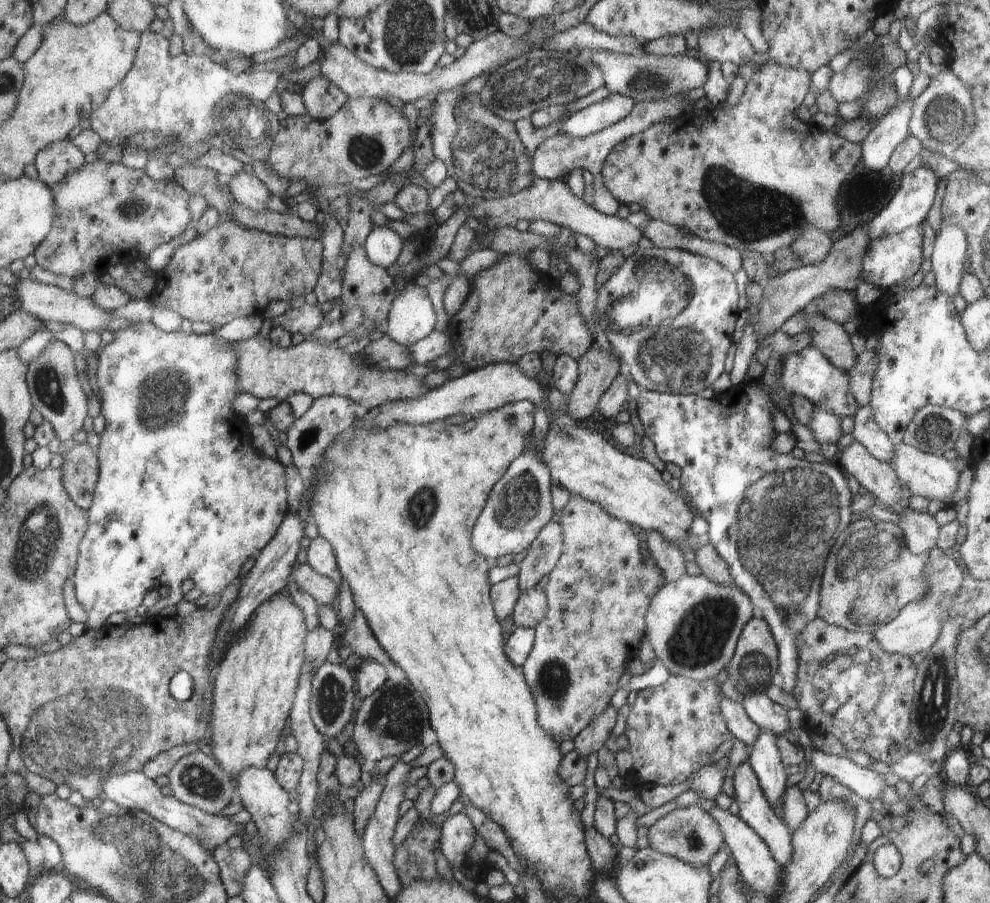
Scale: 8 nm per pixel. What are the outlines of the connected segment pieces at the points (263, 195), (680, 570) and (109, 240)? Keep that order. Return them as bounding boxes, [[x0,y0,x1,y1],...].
[[228,171,270,211],[645,531,687,586],[35,158,194,281]]

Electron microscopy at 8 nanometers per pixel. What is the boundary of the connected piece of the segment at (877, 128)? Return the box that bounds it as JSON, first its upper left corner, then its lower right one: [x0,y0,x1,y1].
[860,97,913,172]

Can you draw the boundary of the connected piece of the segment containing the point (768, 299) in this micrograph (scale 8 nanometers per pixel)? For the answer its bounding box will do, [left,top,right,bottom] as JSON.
[759,225,869,335]

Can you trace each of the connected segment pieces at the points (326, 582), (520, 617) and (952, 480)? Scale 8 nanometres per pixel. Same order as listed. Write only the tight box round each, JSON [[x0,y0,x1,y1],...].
[[291,563,339,607],[513,587,547,629],[888,442,959,506]]

